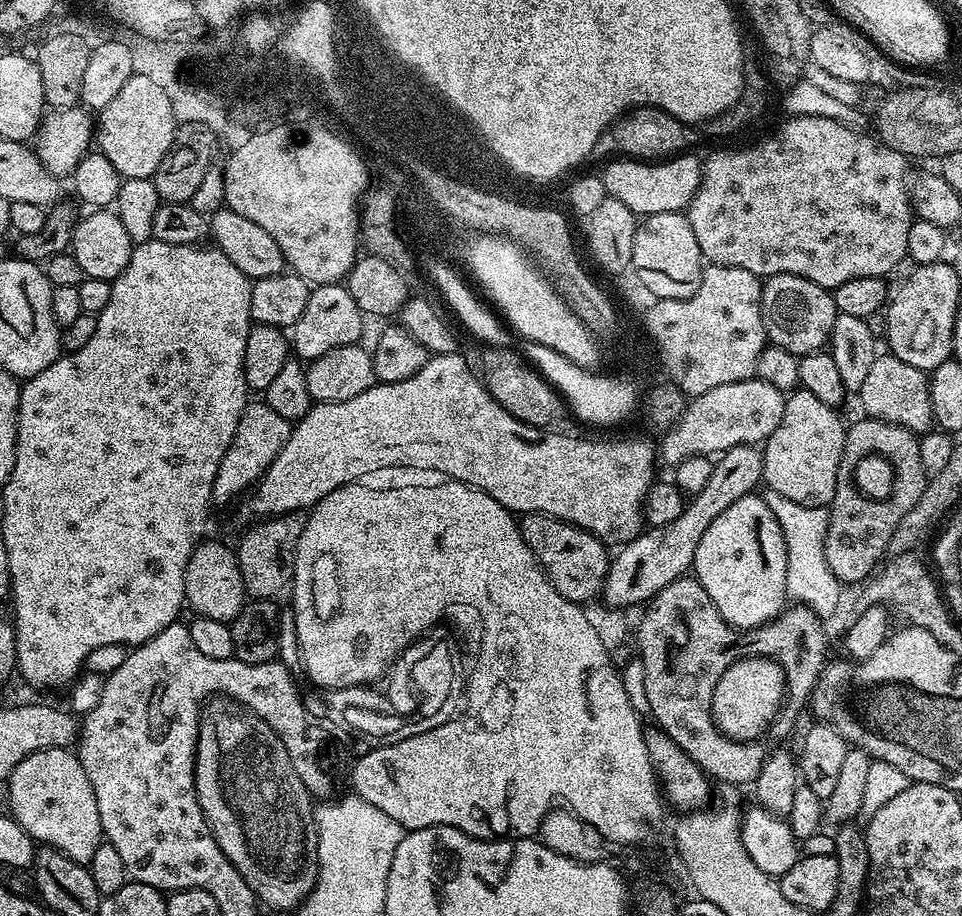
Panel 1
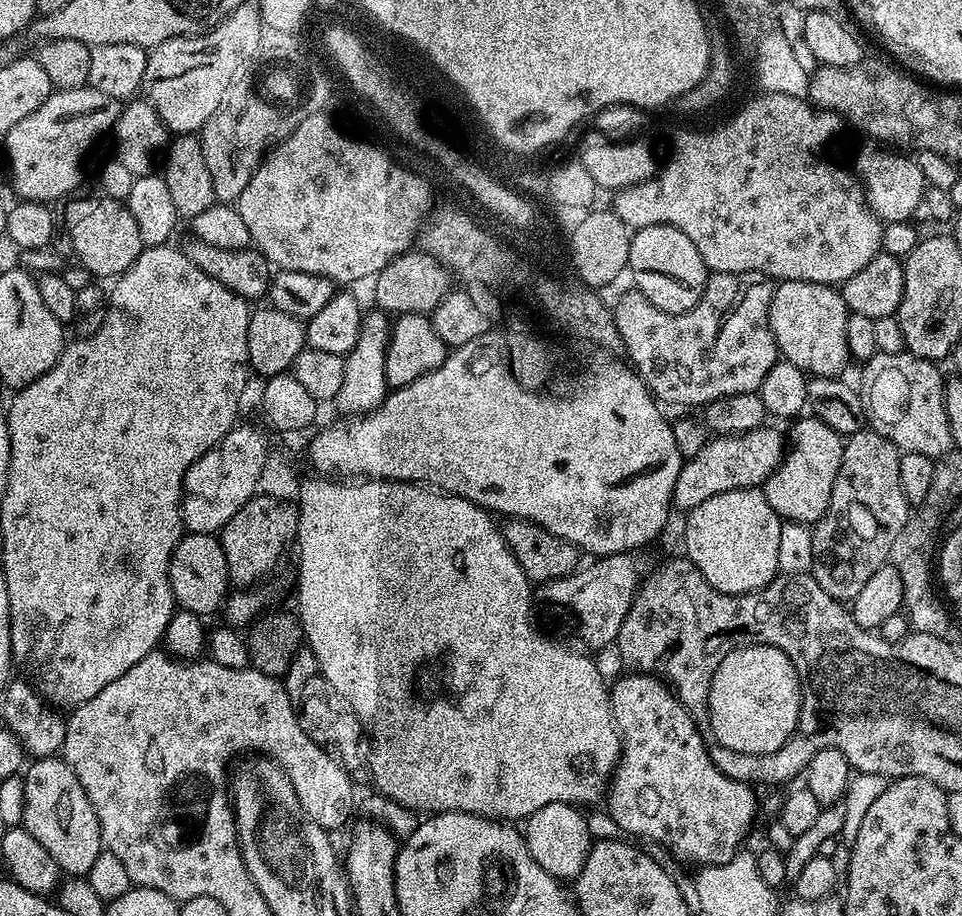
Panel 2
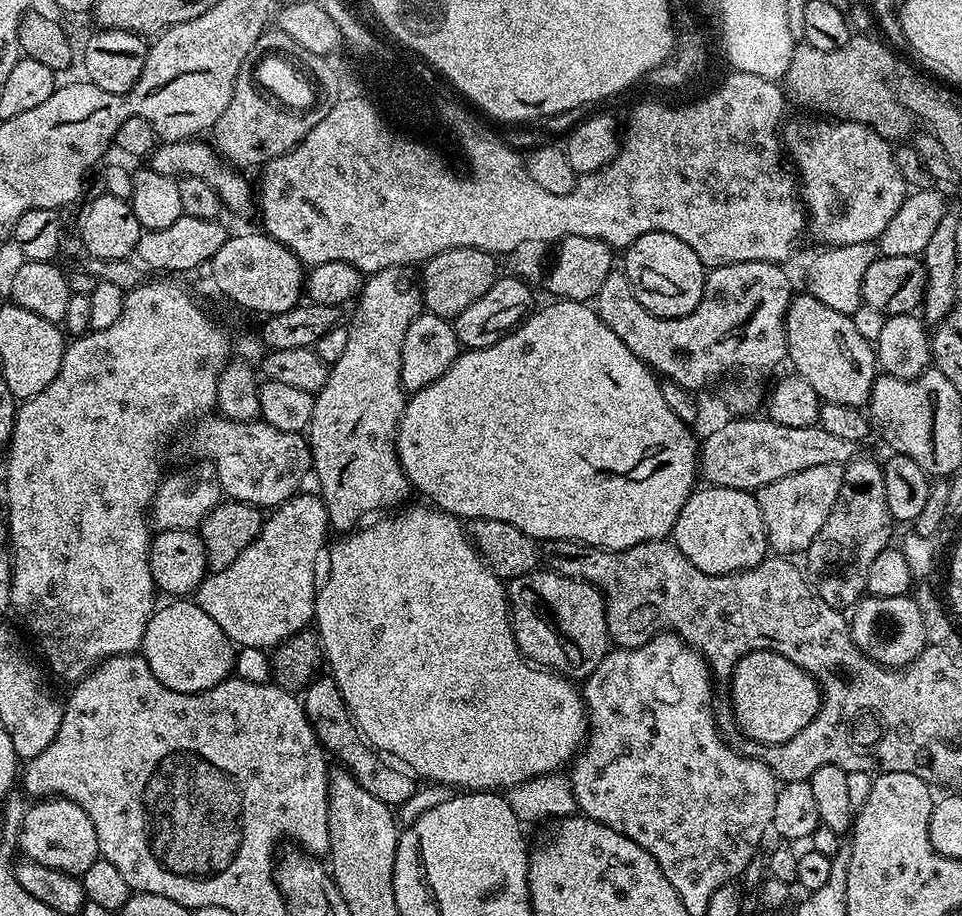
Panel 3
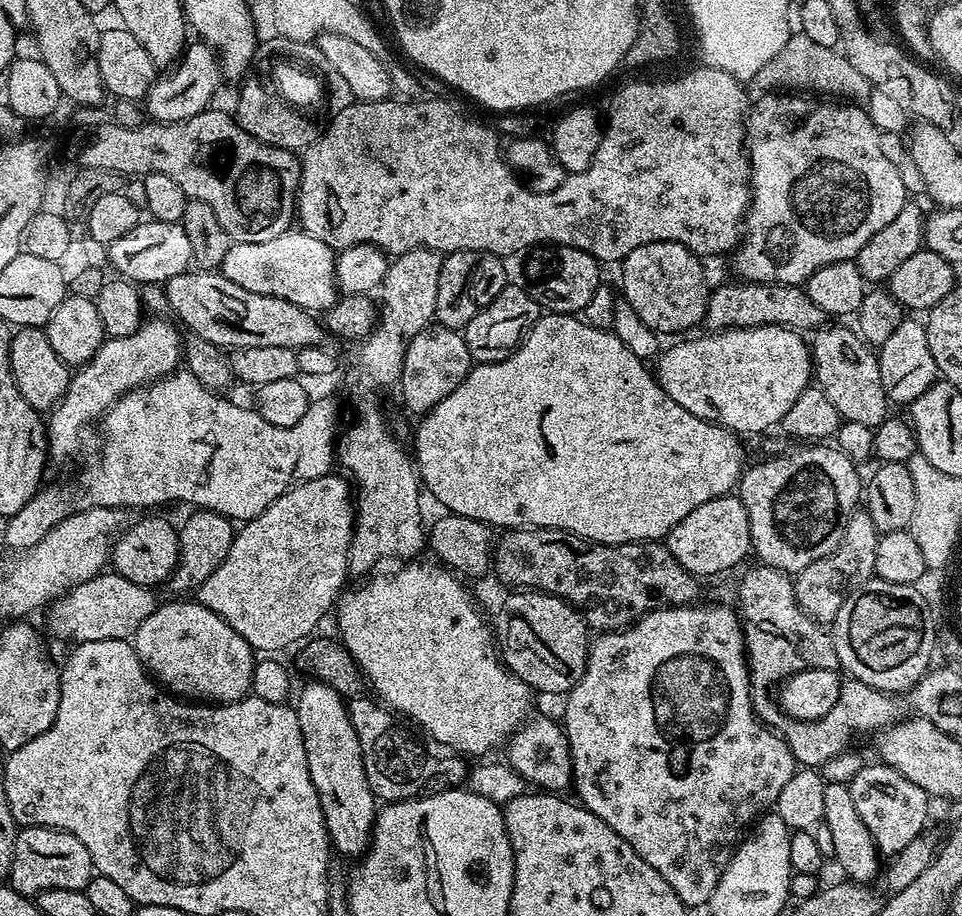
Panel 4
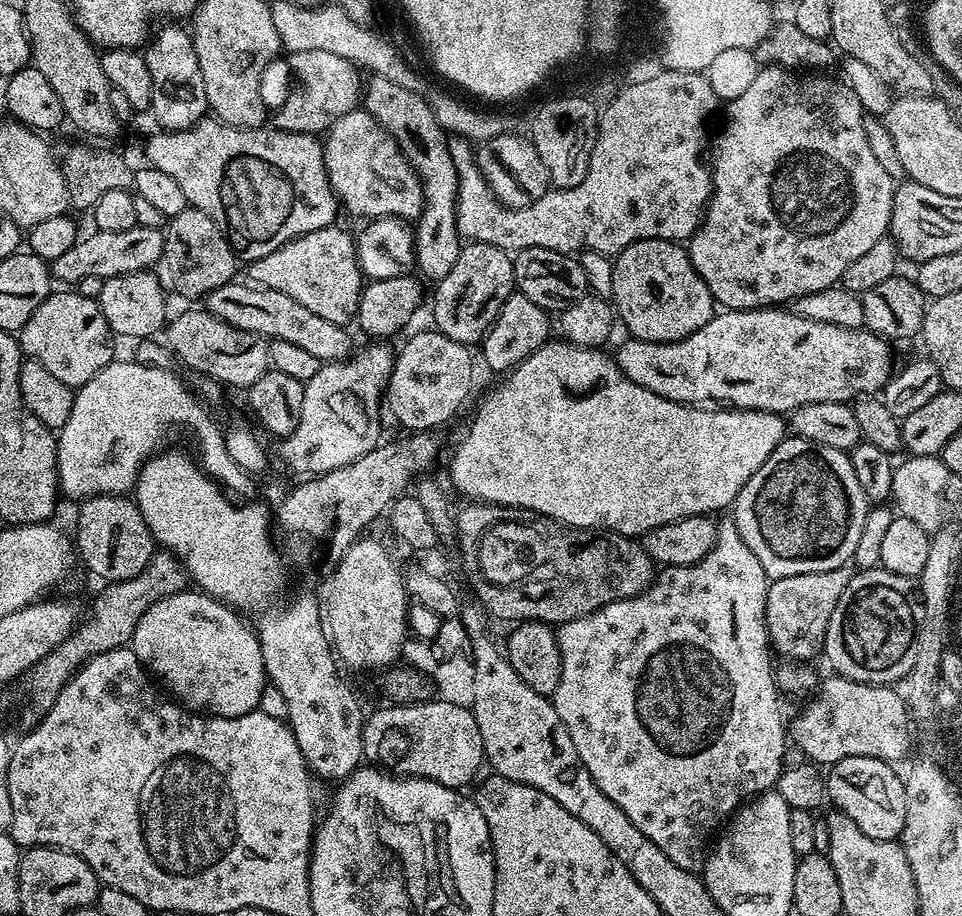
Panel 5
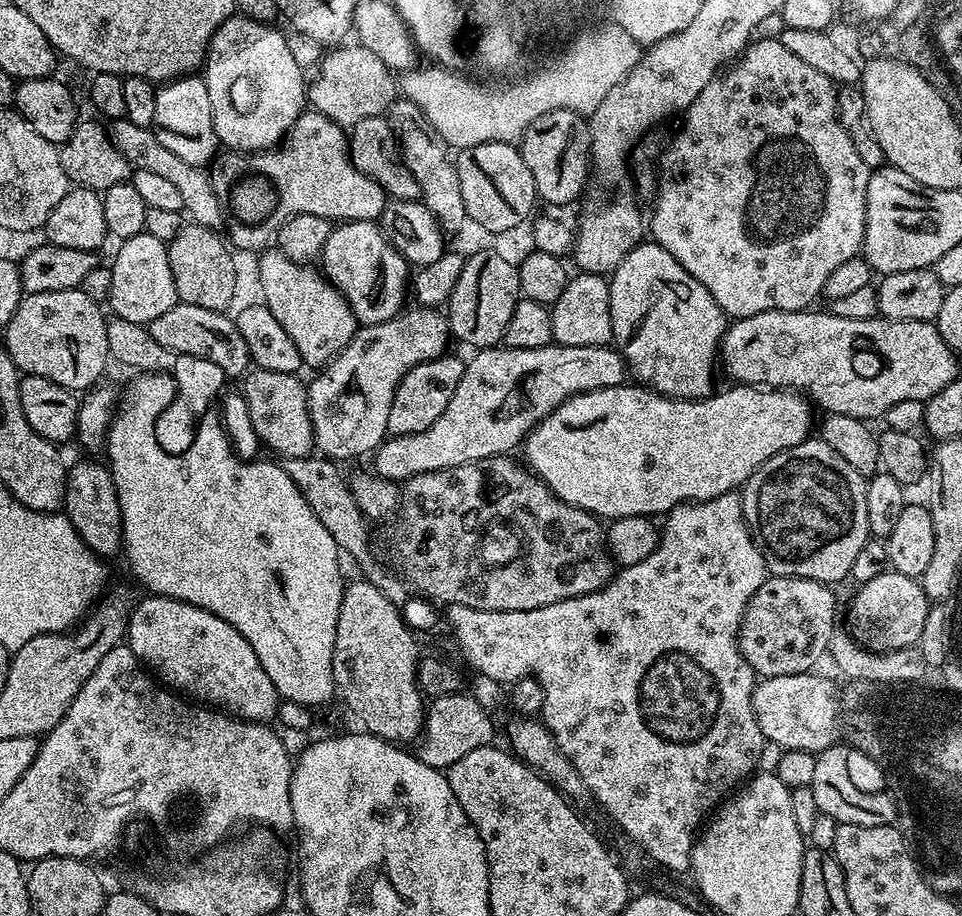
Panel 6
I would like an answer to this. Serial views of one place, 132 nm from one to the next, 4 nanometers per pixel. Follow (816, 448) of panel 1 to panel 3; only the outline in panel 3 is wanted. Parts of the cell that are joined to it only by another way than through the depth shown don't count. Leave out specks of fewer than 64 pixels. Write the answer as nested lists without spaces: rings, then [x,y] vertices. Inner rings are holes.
[[[831,464],[810,466],[810,470],[798,470],[798,474],[778,478],[778,482],[770,482],[765,488],[759,489],[755,497],[762,510],[769,549],[776,554],[807,553],[808,547],[822,530],[826,518],[830,518],[830,510],[834,510],[834,502],[843,481],[843,467]]]

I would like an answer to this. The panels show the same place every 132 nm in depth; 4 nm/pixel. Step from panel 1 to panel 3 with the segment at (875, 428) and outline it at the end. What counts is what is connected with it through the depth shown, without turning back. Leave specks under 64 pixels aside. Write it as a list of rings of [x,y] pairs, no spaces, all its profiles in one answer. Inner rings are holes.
[[[857,458],[843,465],[844,481],[838,490],[838,498],[834,502],[834,510],[830,510],[830,518],[822,526],[822,530],[808,547],[806,559],[806,579],[812,589],[830,606],[841,610],[853,607],[865,595],[866,578],[870,570],[870,562],[882,554],[884,548],[889,547],[894,521],[886,506],[886,486],[884,485],[884,469],[881,461],[863,460]]]

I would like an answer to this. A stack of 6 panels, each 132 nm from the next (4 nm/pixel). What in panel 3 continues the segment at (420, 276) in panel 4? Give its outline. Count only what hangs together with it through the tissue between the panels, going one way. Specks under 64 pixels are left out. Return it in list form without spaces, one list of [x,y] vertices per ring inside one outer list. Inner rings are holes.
[[[411,267],[387,268],[373,272],[364,281],[364,288],[355,301],[352,321],[346,324],[348,337],[342,358],[328,369],[326,386],[315,393],[314,414],[306,429],[306,439],[312,450],[311,471],[320,483],[318,495],[328,511],[328,523],[337,533],[347,534],[371,512],[396,510],[405,503],[410,485],[396,456],[396,427],[404,413],[406,393],[402,386],[402,338],[410,330],[410,322],[422,311],[418,276]]]

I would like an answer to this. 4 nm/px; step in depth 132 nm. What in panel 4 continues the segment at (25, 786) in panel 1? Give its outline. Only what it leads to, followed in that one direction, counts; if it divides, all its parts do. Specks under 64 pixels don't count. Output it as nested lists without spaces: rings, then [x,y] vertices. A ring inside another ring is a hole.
[[[21,827],[17,831],[14,842],[14,862],[10,866],[7,883],[18,894],[35,898],[46,890],[78,890],[82,892],[84,887],[91,882],[93,875],[94,869],[90,862],[90,853],[87,852],[86,846],[82,846],[82,842],[78,842],[78,838],[74,838],[74,834],[57,828]]]

